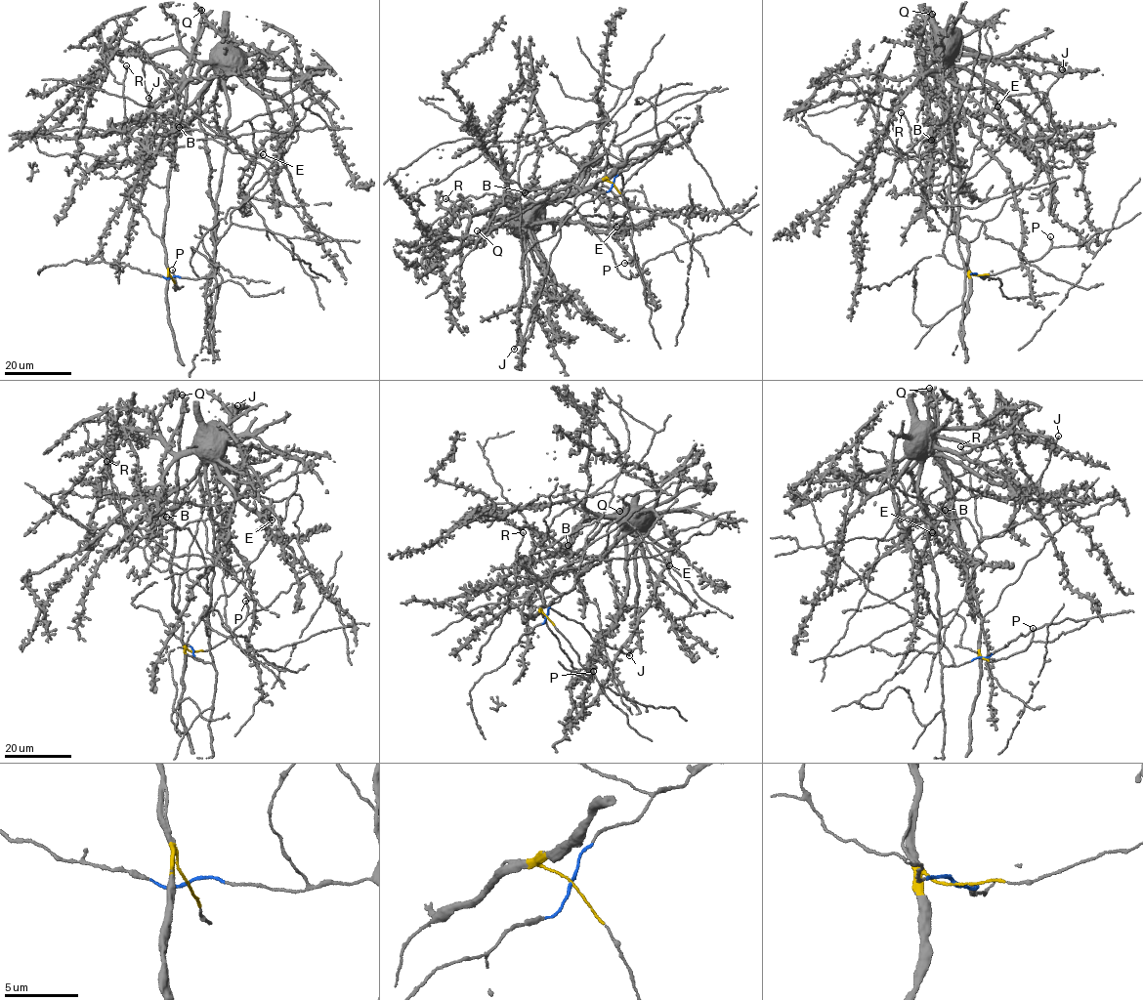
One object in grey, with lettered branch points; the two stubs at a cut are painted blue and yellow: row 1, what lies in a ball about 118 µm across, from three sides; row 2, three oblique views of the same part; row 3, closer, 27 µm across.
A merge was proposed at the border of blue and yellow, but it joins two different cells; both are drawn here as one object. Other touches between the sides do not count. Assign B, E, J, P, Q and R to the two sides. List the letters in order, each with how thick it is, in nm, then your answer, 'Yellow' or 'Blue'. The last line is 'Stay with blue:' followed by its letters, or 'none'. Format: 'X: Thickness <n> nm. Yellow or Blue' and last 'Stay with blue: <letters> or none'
B: Thickness 320 nm. Yellow
E: Thickness 340 nm. Blue
J: Thickness 170 nm. Yellow
P: Thickness 120 nm. Yellow
Q: Thickness 480 nm. Yellow
R: Thickness 400 nm. Yellow
Stay with blue: E

